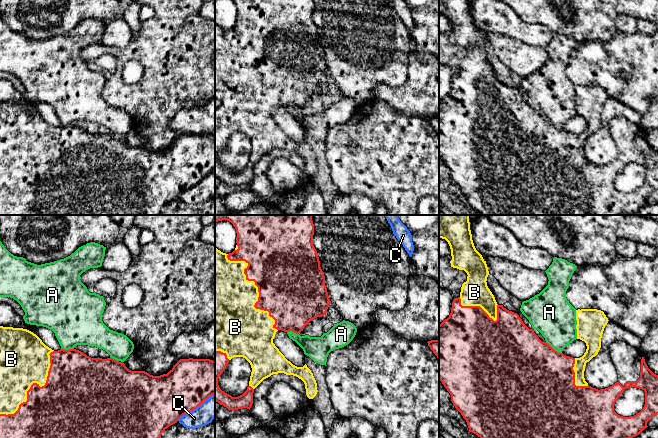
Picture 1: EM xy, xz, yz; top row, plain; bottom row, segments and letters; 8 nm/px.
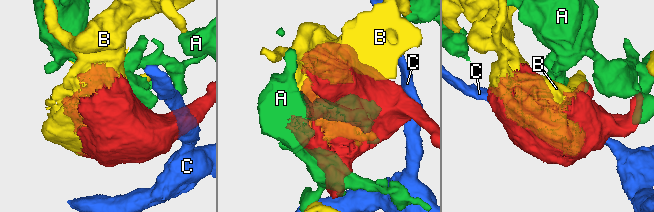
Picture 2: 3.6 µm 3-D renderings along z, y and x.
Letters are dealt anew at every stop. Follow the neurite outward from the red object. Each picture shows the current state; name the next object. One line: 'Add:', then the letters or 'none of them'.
Add: B

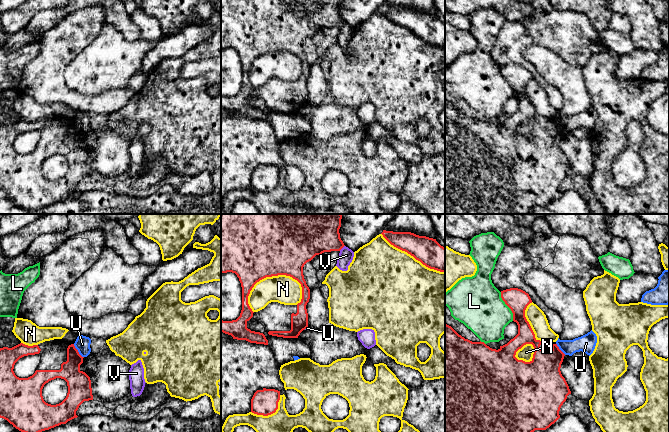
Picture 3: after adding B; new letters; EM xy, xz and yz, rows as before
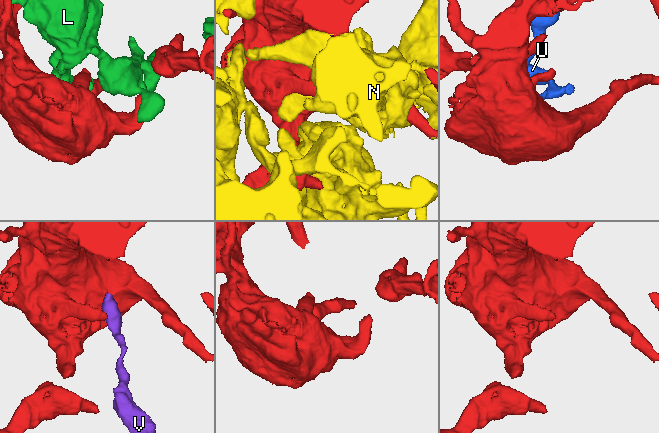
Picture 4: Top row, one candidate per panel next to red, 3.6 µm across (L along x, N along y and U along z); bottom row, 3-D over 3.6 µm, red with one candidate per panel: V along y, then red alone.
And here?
Add: none of them

